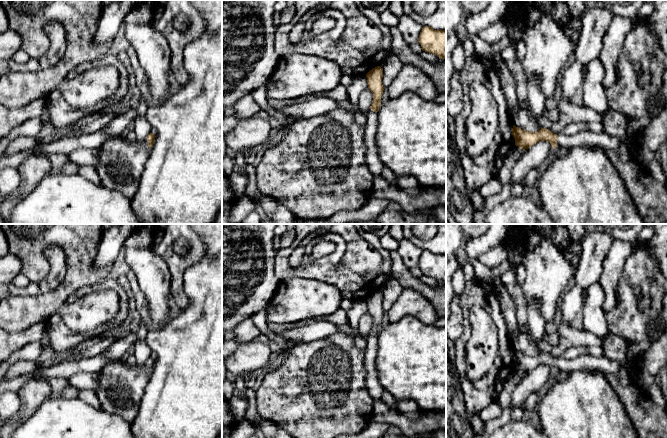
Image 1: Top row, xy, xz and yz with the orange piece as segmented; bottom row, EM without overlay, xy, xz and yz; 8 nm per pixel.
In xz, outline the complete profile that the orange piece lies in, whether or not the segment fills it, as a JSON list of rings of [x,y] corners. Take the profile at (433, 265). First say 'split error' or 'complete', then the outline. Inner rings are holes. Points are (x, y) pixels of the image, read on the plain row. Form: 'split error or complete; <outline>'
complete; [[[423,250],[419,263],[422,274],[446,282],[446,255],[434,254],[432,251]]]

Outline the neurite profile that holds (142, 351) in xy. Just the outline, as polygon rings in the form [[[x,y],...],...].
[[[141,322],[138,330],[135,332],[137,340],[134,344],[134,357],[136,359],[136,366],[144,368],[144,365],[150,357],[152,350],[146,342],[148,330],[144,322]]]

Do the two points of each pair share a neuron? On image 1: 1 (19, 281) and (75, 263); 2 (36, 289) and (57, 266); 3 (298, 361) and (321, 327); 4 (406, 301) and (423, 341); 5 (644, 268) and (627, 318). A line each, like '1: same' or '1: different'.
1: different
2: same
3: different
4: different
5: same

